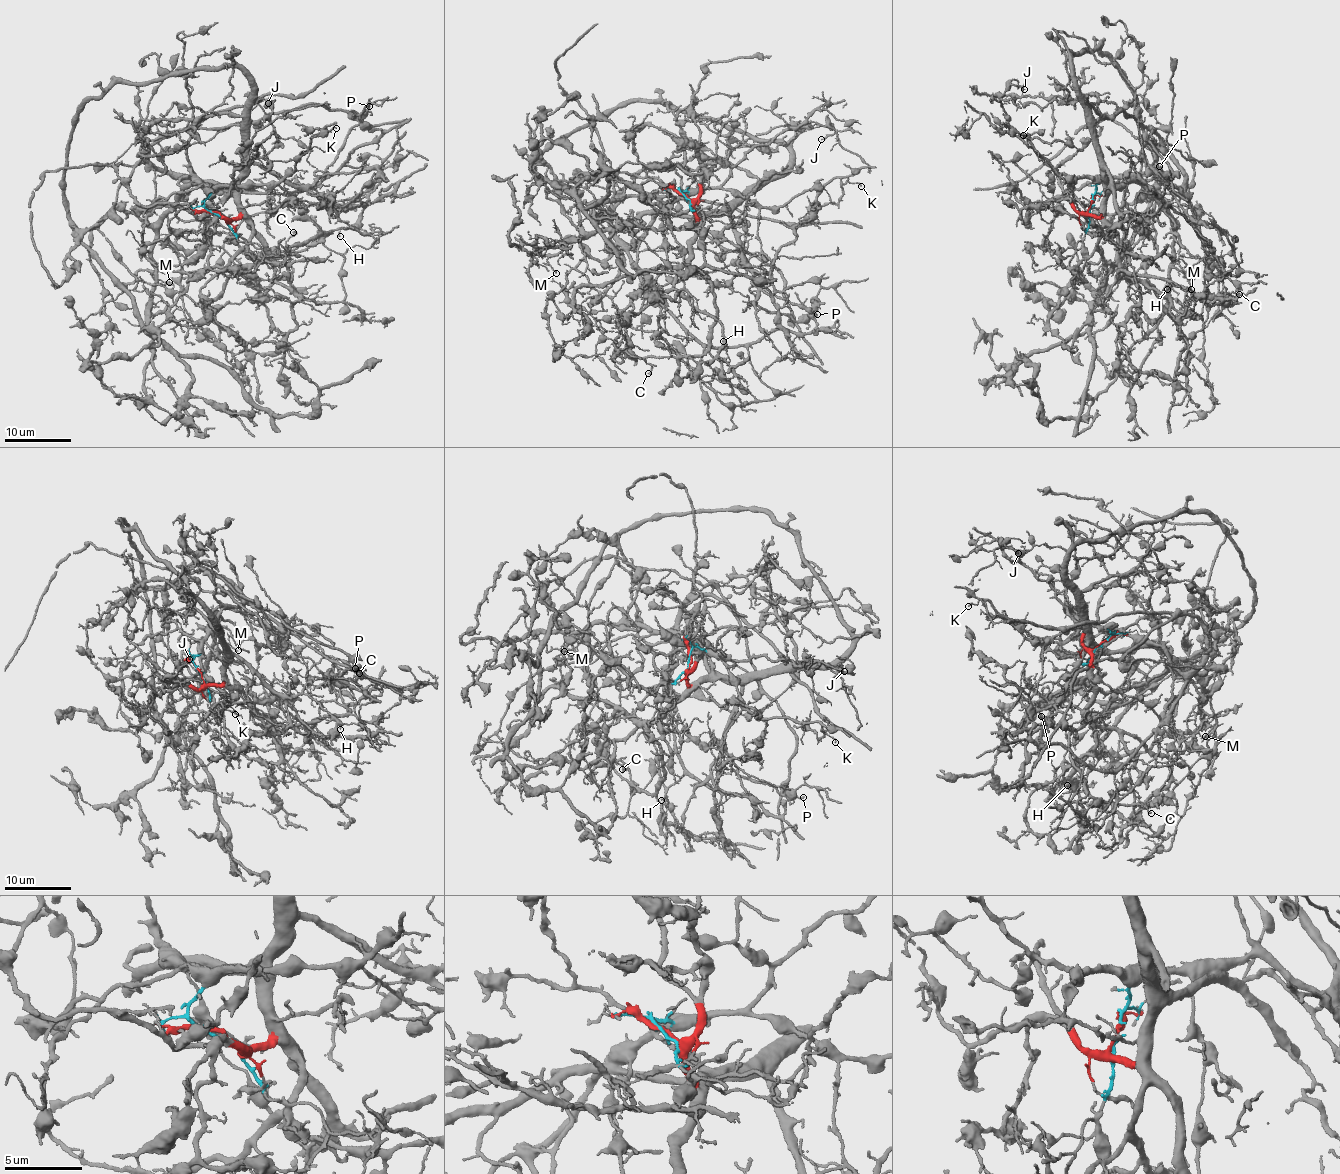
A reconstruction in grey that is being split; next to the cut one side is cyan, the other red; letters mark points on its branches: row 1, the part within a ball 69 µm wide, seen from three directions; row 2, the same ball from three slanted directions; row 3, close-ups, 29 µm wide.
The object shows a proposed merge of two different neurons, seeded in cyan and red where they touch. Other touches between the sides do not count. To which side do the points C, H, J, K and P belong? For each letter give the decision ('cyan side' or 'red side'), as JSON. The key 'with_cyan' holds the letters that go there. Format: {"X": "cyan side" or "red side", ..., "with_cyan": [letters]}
{"C": "red side", "H": "red side", "J": "cyan side", "K": "cyan side", "P": "red side", "with_cyan": ["J", "K"]}

